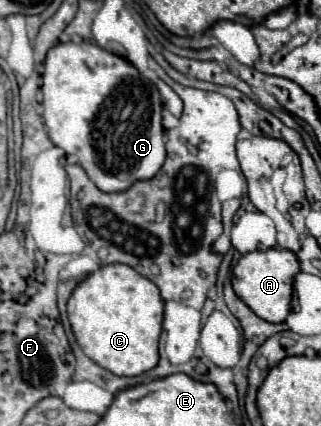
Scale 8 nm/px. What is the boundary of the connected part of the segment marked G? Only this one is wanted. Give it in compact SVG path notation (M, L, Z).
M58 42L52 46L44 60L42 74L42 118L48 130L50 140L60 146L66 154L78 156L78 164L86 170L90 180L102 192L126 190L136 180L152 178L164 158L164 128L162 128L162 102L154 90L140 90L142 76L140 72L124 58L106 52L94 42Z

